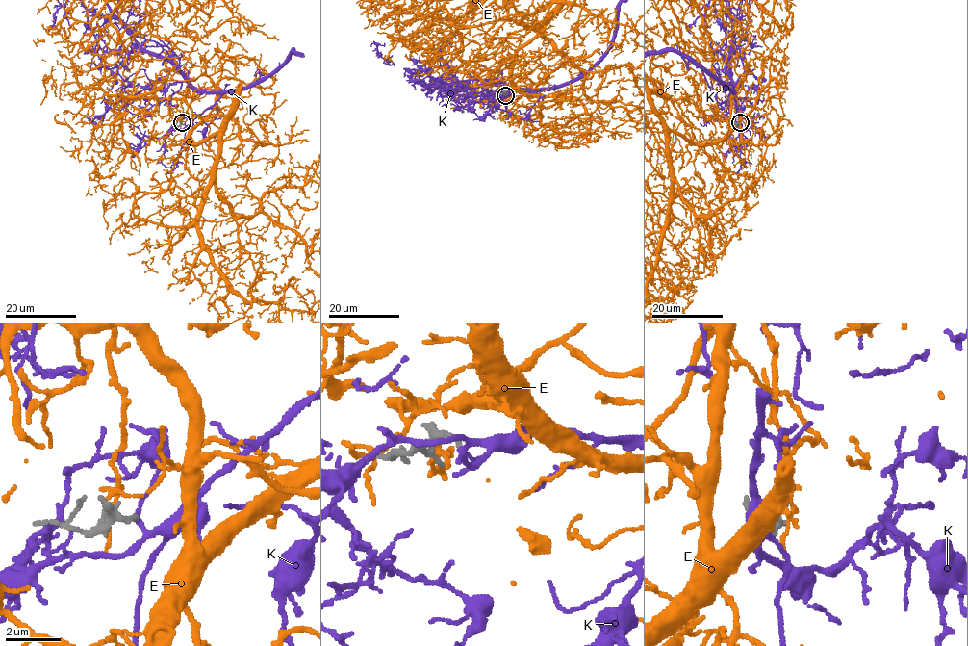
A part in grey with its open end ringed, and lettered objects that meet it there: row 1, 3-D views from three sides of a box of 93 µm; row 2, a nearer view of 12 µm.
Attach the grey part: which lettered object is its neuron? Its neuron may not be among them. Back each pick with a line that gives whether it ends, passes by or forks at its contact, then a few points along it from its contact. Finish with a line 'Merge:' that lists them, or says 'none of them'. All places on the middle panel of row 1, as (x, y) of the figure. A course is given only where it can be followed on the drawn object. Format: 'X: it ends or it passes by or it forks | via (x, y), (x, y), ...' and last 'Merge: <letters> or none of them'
Merge: none of them

